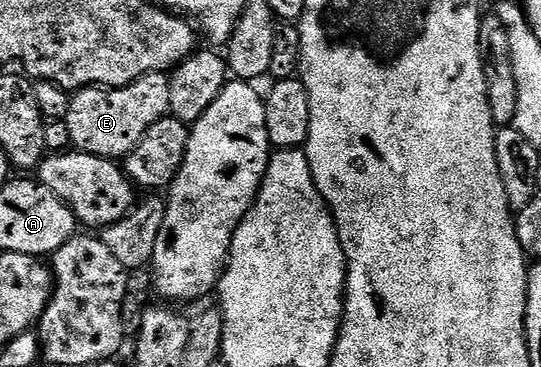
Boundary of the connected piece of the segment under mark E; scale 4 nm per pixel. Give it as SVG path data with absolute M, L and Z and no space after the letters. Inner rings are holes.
M150 73L138 81L134 81L125 87L105 89L103 87L83 87L75 92L70 101L70 113L67 117L70 129L70 141L72 147L78 151L85 151L91 155L97 155L103 159L123 160L124 156L133 151L146 137L146 133L152 125L165 118L171 112L170 79L164 73Z

